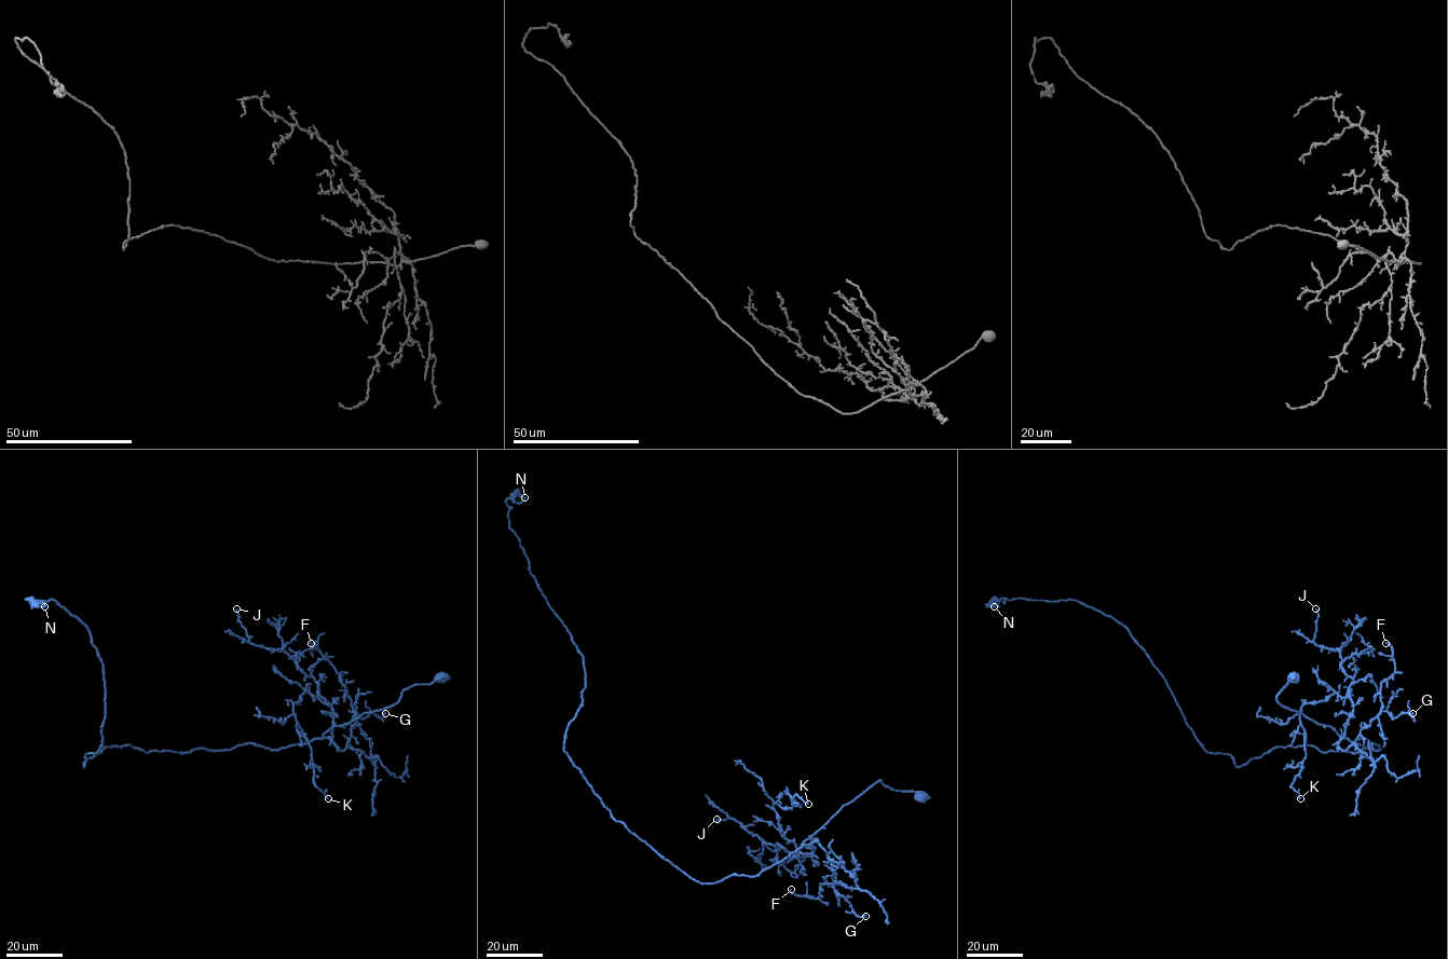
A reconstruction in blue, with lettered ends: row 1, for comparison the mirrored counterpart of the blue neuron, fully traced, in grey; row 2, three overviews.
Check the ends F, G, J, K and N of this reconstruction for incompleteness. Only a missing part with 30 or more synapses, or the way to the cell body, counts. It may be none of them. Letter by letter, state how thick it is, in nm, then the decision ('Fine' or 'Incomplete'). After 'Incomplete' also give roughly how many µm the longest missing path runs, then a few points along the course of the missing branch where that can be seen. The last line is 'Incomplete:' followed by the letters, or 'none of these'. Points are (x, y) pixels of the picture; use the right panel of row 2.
F: Thickness 190 nm. Fine
G: Thickness 160 nm. Fine
J: Thickness 140 nm. Fine
K: Thickness 170 nm. Fine
N: Thickness 240 nm. Fine
Incomplete: none of these

